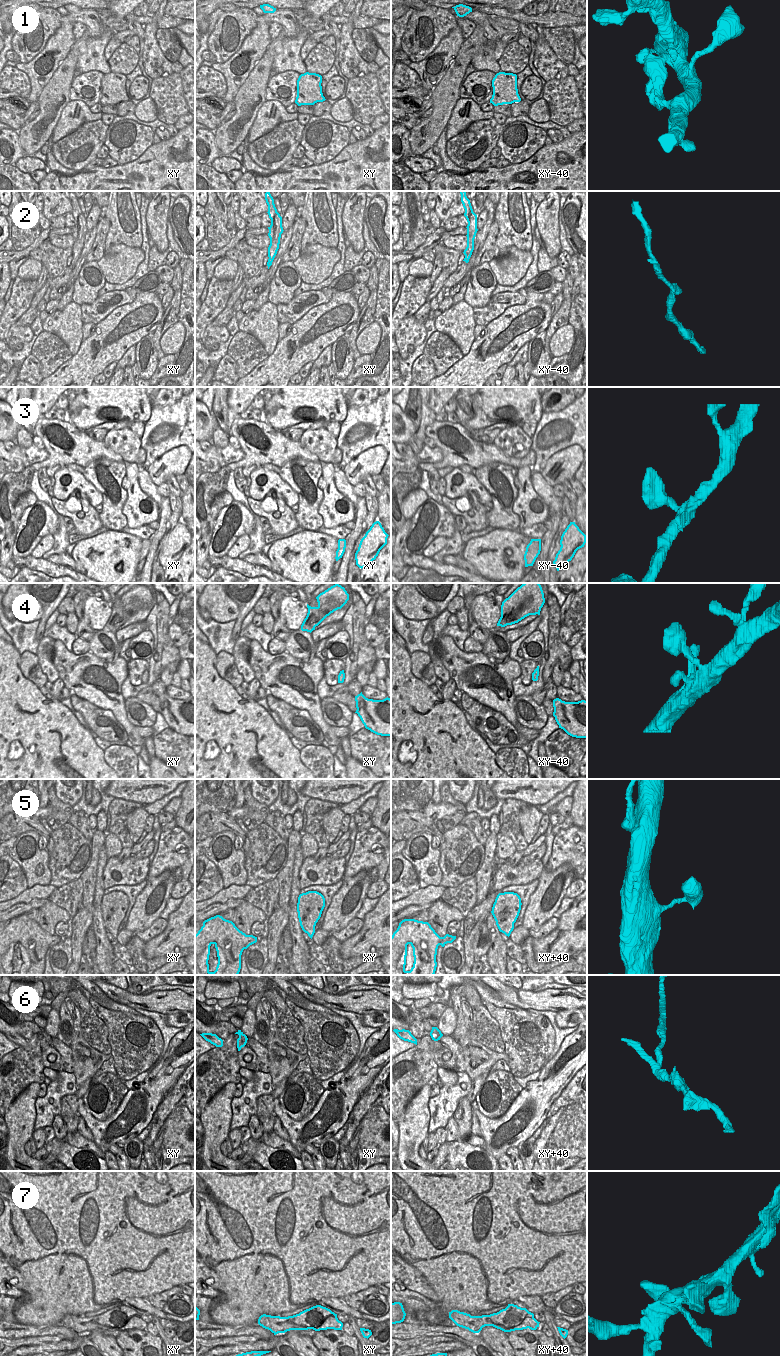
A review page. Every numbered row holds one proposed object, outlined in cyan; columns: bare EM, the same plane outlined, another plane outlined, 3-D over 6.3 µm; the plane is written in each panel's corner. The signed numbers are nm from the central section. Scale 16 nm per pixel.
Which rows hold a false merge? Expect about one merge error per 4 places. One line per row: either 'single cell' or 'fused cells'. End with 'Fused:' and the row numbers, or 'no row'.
1: single cell
2: single cell
3: single cell
4: single cell
5: single cell
6: fused cells
7: single cell
Fused: 6

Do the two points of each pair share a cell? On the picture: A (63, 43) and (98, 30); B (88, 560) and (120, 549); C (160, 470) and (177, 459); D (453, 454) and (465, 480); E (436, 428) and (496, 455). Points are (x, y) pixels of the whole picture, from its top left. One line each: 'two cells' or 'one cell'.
A: one cell
B: one cell
C: one cell
D: two cells
E: one cell

